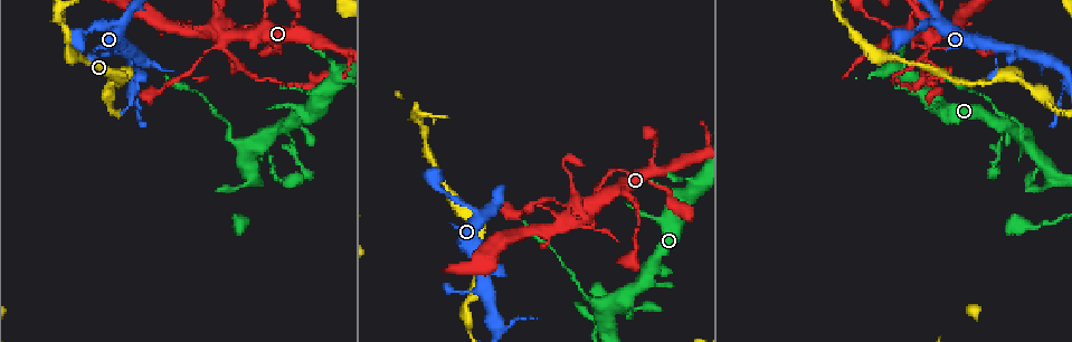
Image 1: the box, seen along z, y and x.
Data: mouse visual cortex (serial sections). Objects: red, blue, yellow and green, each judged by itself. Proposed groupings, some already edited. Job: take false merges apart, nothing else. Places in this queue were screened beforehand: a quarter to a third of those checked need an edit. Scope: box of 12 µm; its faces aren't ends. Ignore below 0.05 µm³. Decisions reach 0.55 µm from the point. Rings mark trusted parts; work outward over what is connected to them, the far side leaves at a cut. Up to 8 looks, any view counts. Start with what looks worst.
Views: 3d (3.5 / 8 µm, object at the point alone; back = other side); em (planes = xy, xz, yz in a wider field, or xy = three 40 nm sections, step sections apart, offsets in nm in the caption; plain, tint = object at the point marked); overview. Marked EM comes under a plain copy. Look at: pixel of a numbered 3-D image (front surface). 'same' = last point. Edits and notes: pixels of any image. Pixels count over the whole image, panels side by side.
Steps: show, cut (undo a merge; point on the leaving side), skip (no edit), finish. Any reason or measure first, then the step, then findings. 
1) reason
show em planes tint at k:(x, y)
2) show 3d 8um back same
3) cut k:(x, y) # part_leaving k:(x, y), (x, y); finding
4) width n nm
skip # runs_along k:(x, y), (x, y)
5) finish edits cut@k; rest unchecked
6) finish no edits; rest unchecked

three arms meet
show 3d 3.5um at 1:(838, 18)

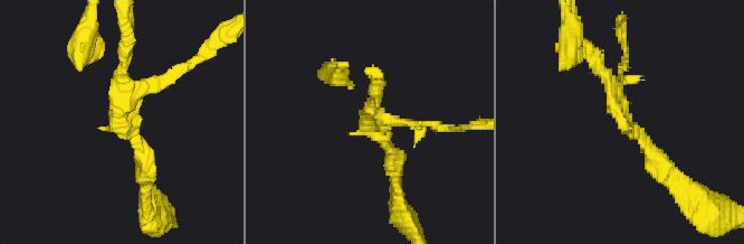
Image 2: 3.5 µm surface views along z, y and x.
skip # runs_along 2:(665, 175), (617, 110), (622, 75); one cell here

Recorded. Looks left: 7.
thick turns thin
show 3d 8um at 1:(232, 55)

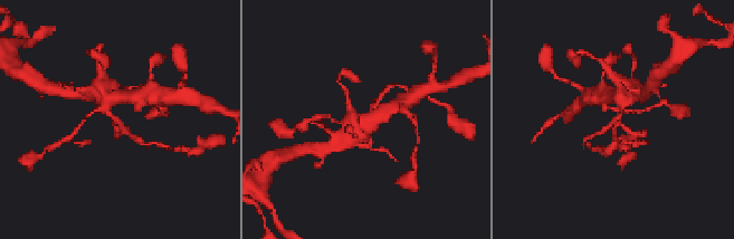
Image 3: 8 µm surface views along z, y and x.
shape alone is not enough
show em xy step 2 tint at 3:(618, 117)

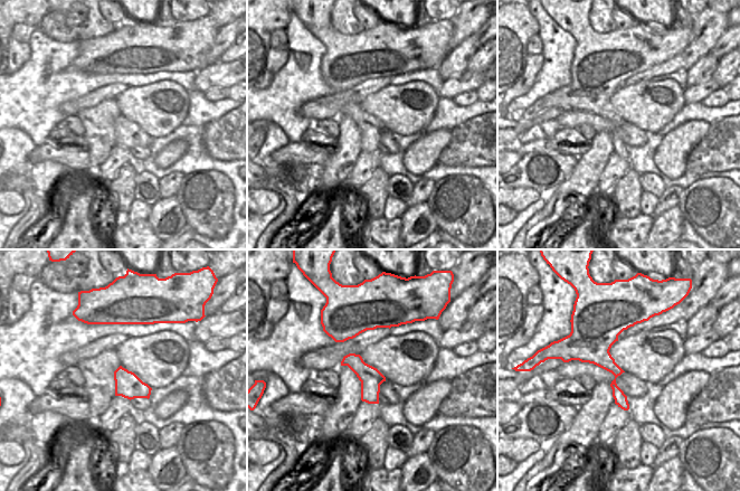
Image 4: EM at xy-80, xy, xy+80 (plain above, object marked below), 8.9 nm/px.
skip # runs_along 3:(617, 97), (618, 117), (596, 135); all the same cell

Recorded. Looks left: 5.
show 3d 3.5um at 1:(997, 67)

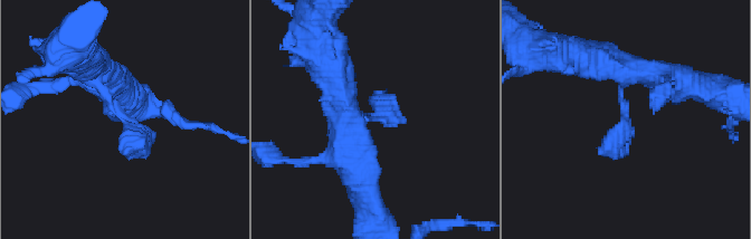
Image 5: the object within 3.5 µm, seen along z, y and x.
show em xy step 5 tint at 5:(625, 119)

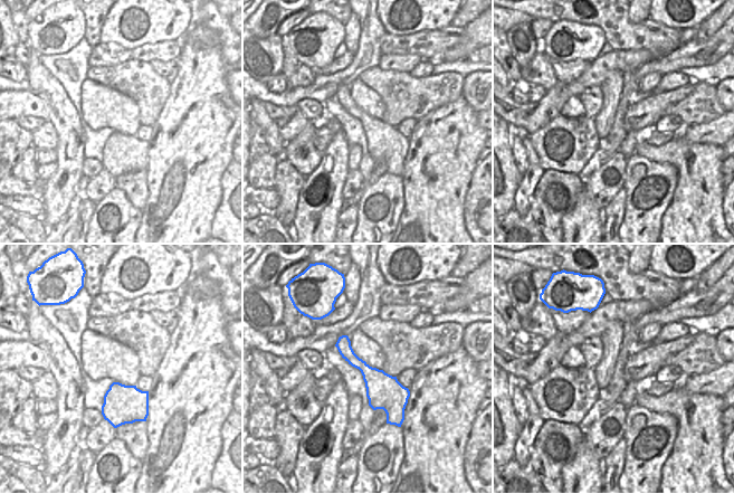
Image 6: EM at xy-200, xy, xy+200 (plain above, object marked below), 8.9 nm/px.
width 320 nm
skip # runs_along 5:(89, 66), (148, 155); continuous, no second cell

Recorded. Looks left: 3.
finish no edits; rest unchecked

